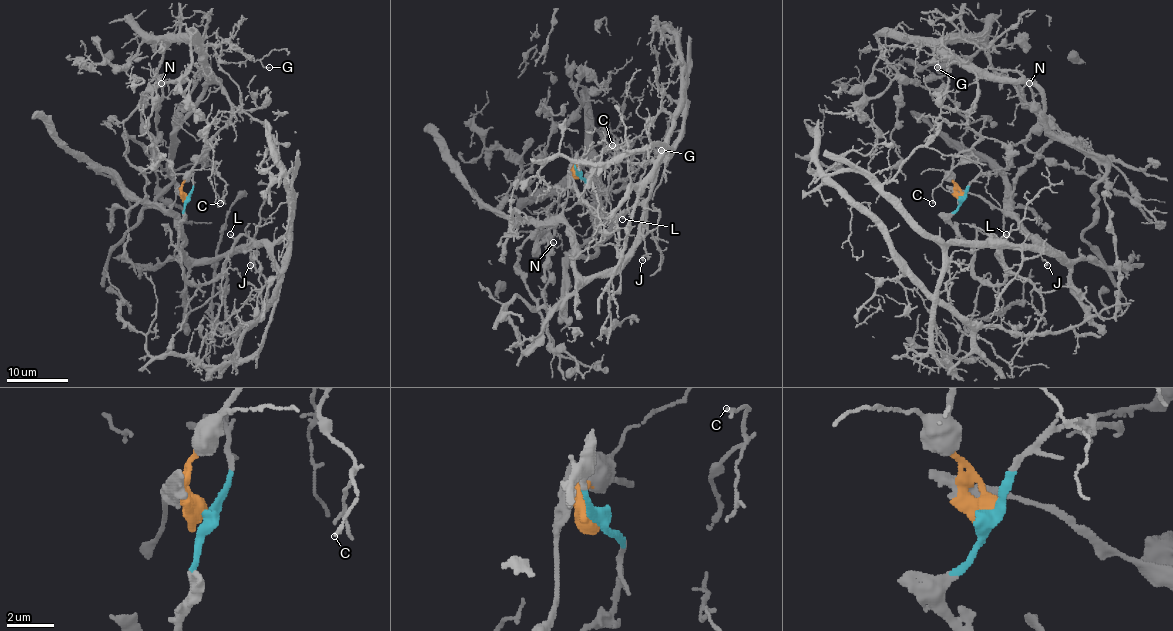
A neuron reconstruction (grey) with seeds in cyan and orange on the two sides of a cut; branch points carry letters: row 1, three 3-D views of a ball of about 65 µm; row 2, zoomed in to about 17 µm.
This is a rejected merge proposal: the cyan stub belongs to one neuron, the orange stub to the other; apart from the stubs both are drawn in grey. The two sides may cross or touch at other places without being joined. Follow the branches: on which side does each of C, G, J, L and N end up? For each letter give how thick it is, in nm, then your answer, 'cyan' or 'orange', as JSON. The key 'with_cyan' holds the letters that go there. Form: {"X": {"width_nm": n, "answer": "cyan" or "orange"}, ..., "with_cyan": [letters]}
{"C": {"width_nm": 160, "answer": "orange"}, "G": {"width_nm": 120, "answer": "orange"}, "J": {"width_nm": 180, "answer": "cyan"}, "L": {"width_nm": 180, "answer": "cyan"}, "N": {"width_nm": 110, "answer": "orange"}, "with_cyan": ["J", "L"]}

